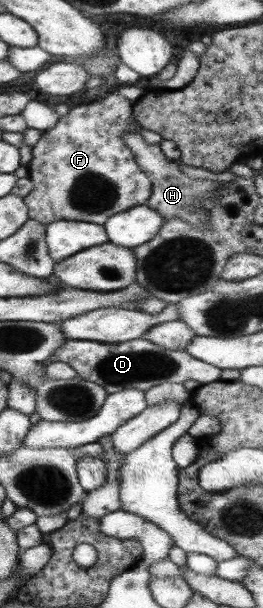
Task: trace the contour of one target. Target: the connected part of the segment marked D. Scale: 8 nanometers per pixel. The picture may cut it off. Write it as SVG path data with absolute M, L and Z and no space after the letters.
M144 337L118 344L66 340L60 348L54 350L54 354L50 354L50 361L62 361L70 365L82 379L98 383L108 394L116 393L122 388L136 388L145 392L164 382L184 383L193 379L200 385L206 385L221 379L221 370L217 367L194 359L185 350L164 349Z

